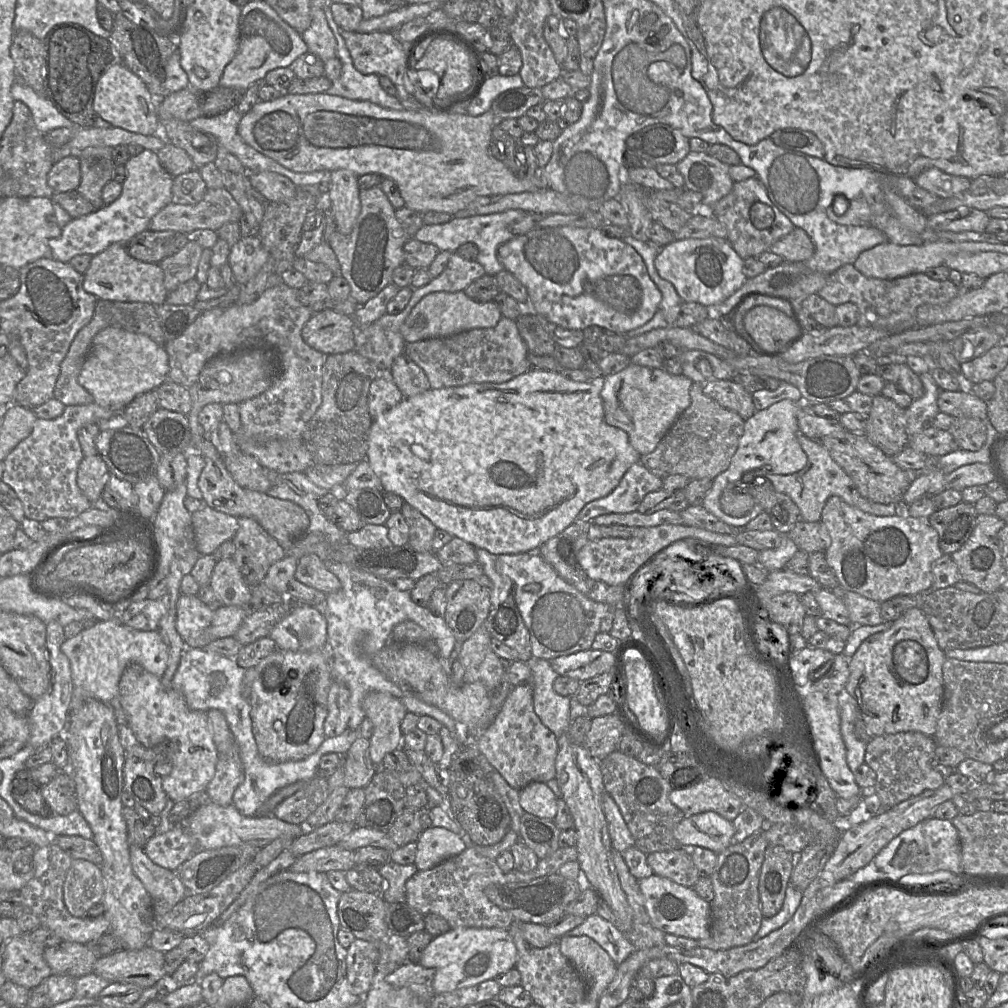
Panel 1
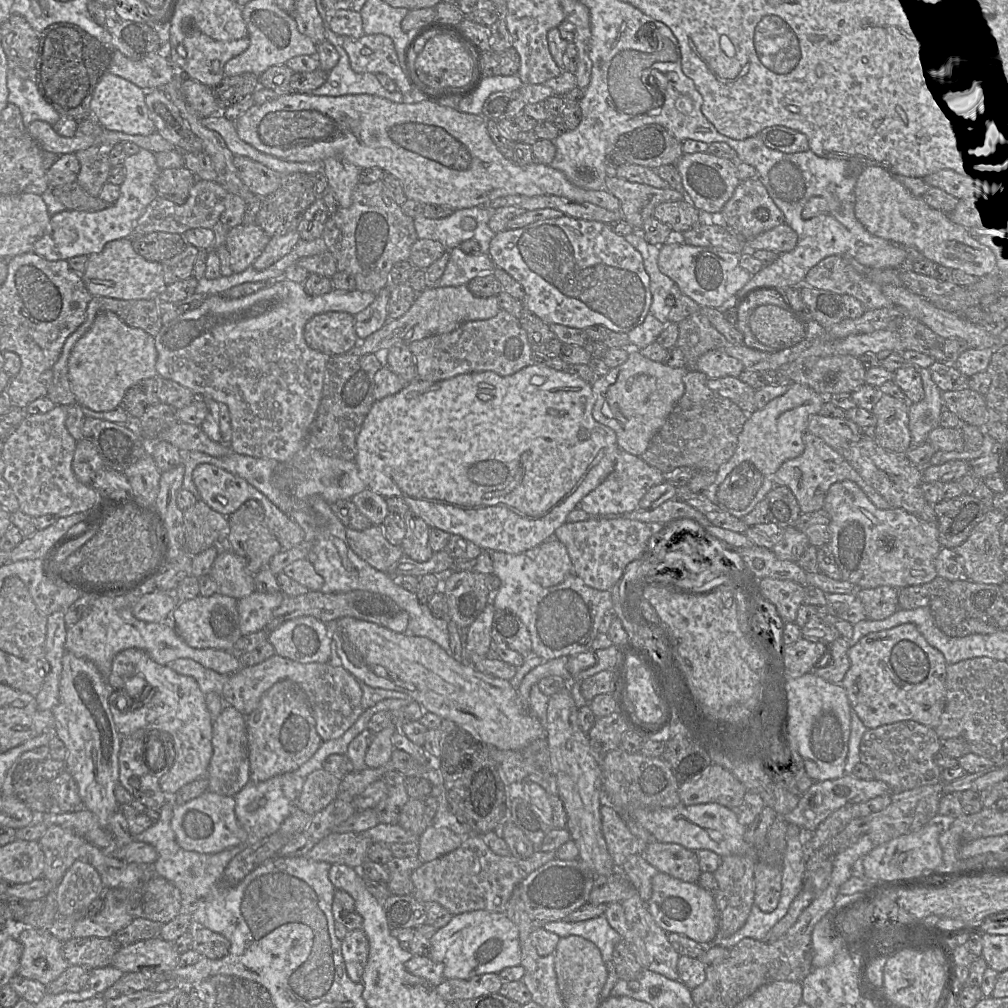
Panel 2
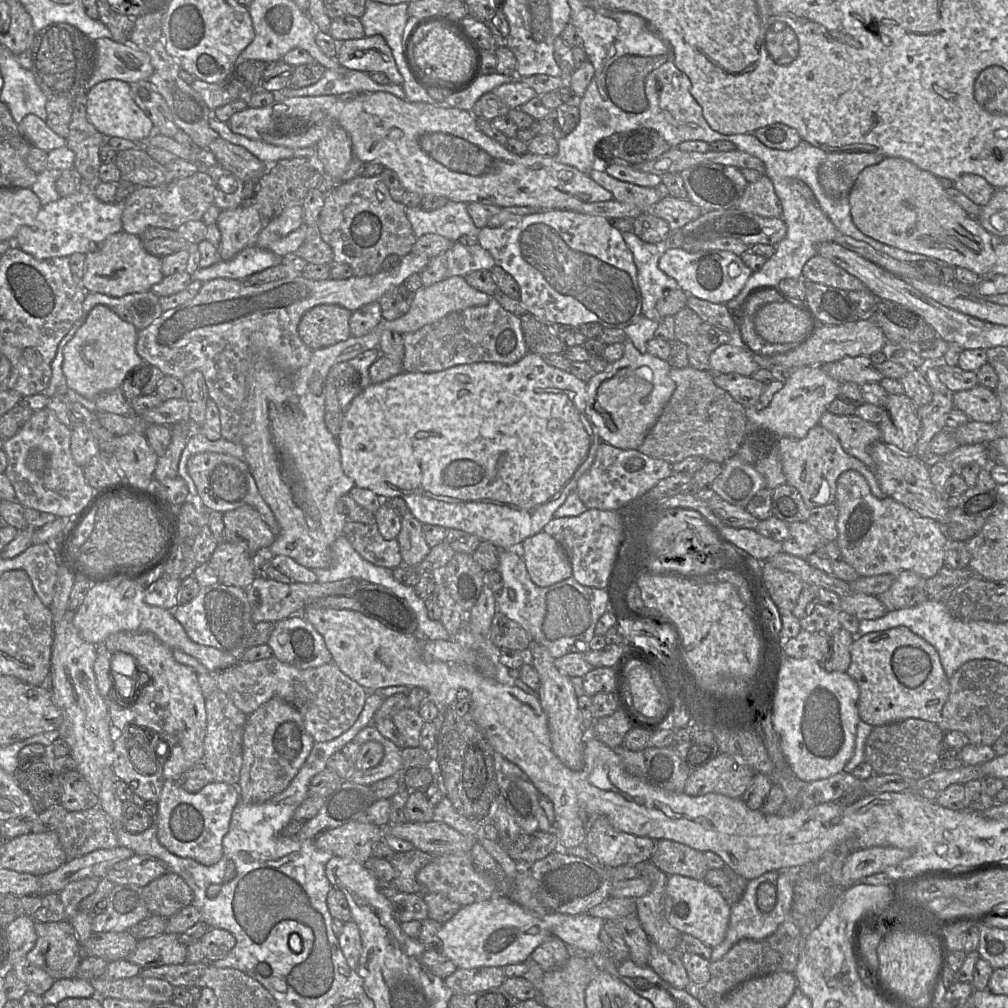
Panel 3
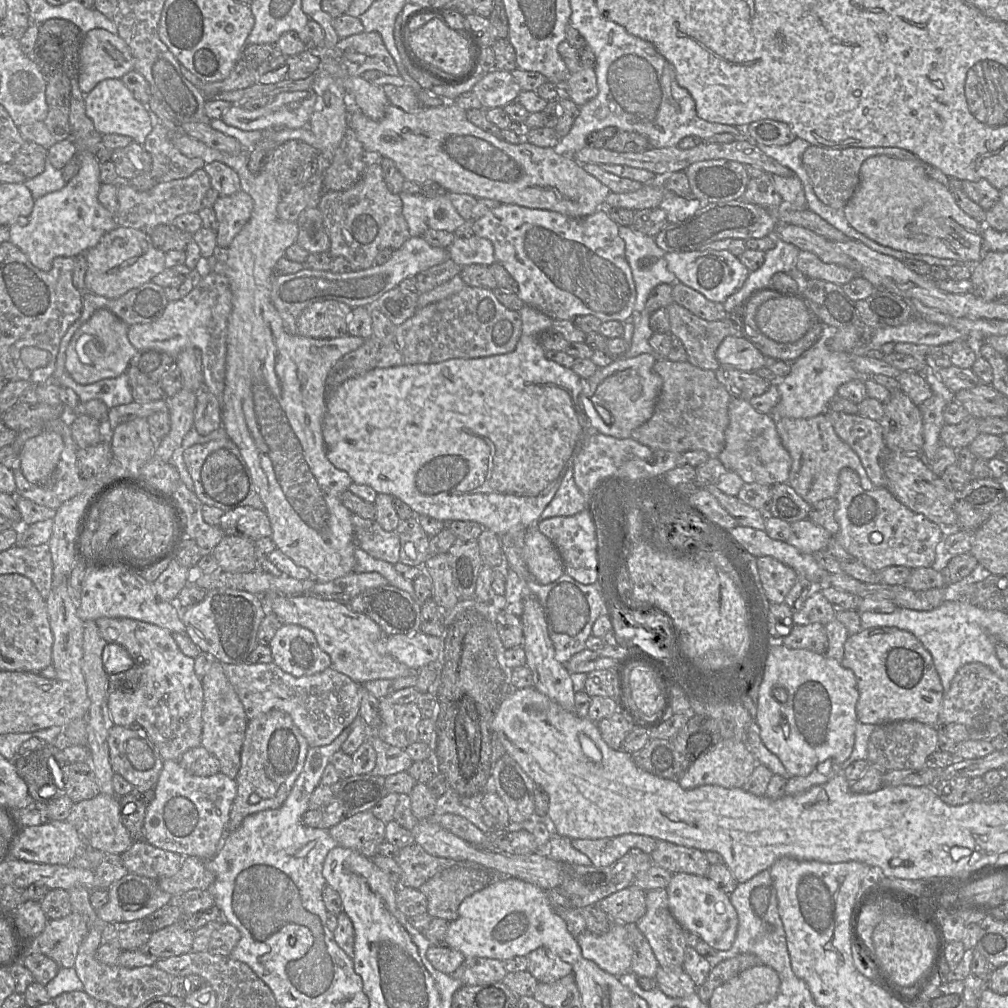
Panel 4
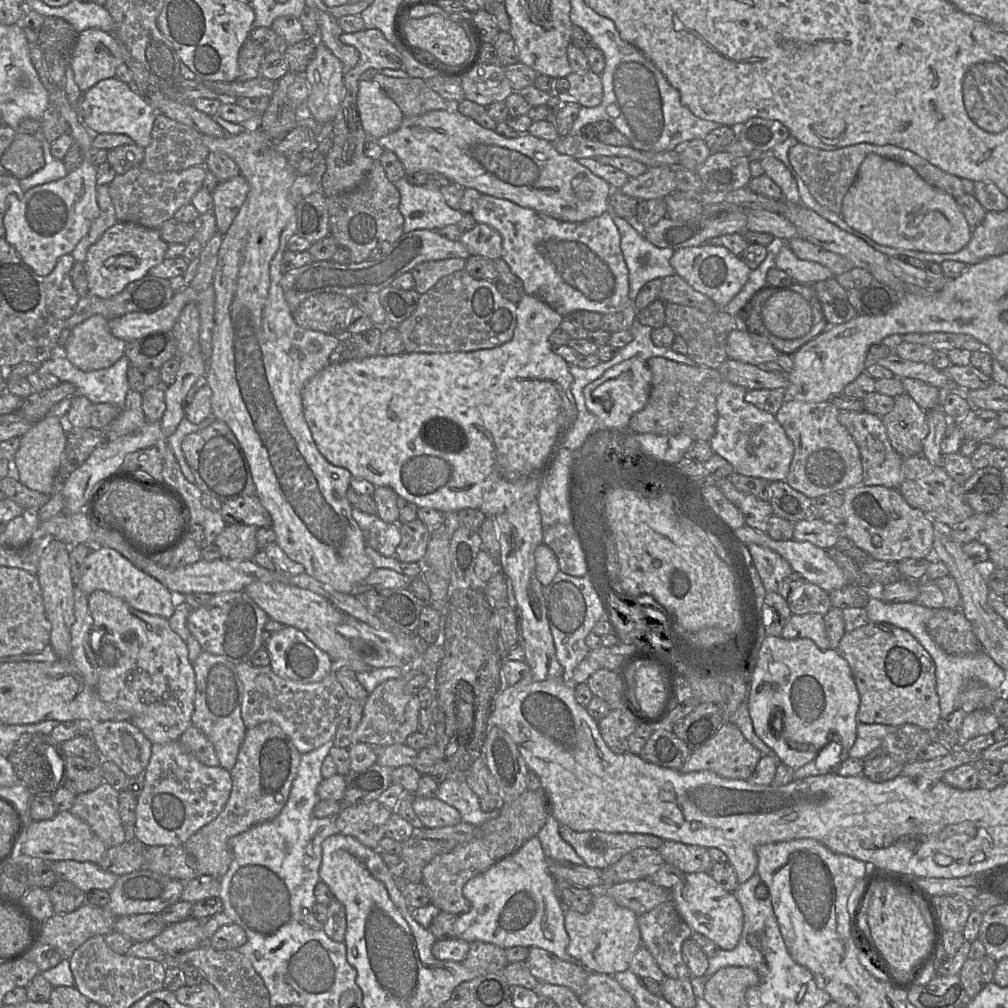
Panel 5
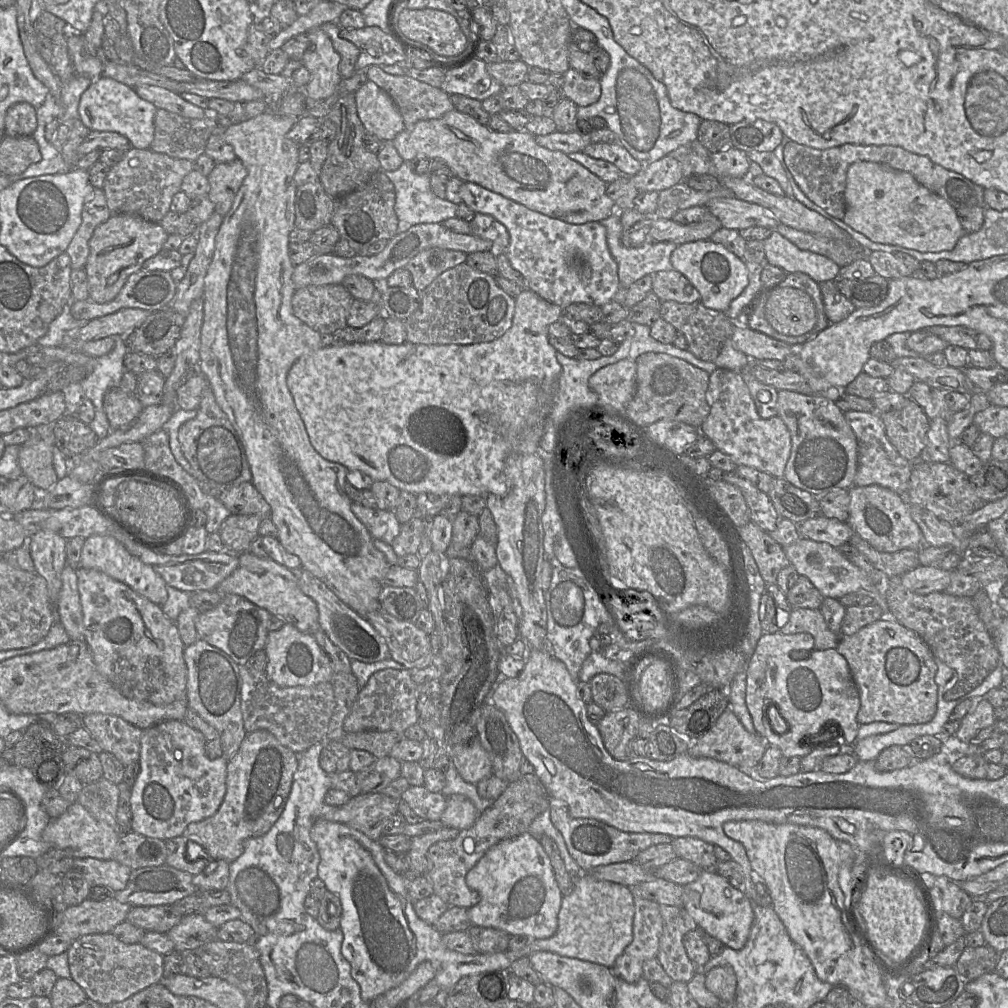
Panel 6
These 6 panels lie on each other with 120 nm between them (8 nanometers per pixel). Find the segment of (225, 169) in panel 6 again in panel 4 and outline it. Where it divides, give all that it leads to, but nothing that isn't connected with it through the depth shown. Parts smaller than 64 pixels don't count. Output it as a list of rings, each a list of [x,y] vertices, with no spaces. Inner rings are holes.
[[[240,190],[230,196],[219,196],[213,209],[217,220],[217,247],[226,251],[235,236],[249,221],[253,200],[248,193]]]

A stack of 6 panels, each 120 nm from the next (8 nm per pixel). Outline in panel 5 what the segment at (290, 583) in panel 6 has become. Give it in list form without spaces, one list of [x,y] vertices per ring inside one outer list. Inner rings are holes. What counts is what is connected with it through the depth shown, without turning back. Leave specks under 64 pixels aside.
[[[254,582],[246,586],[243,592],[264,610],[270,619],[285,627],[290,626],[301,630],[313,644],[330,656],[336,667],[347,666],[355,673],[374,669],[355,652],[350,641],[337,631],[337,627],[345,621],[347,615],[324,597],[282,582]]]

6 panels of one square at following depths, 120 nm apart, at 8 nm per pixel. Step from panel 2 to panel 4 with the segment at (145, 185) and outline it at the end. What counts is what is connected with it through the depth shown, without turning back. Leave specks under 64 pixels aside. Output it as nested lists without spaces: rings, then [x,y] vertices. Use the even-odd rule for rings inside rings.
[[[79,151],[80,169],[78,173],[55,192],[48,193],[35,200],[33,210],[26,225],[13,223],[9,226],[10,242],[16,245],[42,271],[50,271],[56,257],[84,255],[98,244],[100,239],[116,228],[115,216],[98,201],[101,185],[100,164],[95,154]]]

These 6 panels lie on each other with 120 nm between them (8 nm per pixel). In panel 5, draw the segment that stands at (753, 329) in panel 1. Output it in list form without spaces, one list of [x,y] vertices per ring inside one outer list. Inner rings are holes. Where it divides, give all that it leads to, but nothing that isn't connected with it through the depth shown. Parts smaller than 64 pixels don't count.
[[[778,289],[764,303],[762,321],[767,330],[781,339],[796,339],[809,332],[812,311],[807,301],[798,293]]]

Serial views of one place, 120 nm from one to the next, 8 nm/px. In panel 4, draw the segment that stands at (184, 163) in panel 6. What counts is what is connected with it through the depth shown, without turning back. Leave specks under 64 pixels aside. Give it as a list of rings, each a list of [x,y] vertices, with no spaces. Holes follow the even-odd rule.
[[[204,168],[196,170],[187,178],[160,183],[147,191],[135,190],[123,181],[118,181],[115,184],[118,199],[117,225],[144,232],[150,232],[158,225],[173,224],[180,215],[198,213],[202,208],[203,197],[212,188],[210,178]]]

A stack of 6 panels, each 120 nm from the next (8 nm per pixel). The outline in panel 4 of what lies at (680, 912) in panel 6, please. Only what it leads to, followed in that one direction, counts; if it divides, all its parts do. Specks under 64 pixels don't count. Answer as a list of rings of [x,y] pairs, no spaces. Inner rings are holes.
[[[666,888],[646,892],[646,912],[635,924],[649,942],[660,967],[683,968],[686,930],[669,909]]]

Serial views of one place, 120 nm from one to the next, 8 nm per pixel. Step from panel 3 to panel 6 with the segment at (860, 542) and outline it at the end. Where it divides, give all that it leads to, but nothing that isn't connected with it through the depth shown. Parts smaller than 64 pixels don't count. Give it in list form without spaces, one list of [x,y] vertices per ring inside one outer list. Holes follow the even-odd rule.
[[[879,485],[852,486],[849,489],[850,504],[847,523],[854,534],[860,536],[880,552],[897,552],[903,549],[920,550],[924,537],[918,524],[912,519],[909,504],[888,488]]]

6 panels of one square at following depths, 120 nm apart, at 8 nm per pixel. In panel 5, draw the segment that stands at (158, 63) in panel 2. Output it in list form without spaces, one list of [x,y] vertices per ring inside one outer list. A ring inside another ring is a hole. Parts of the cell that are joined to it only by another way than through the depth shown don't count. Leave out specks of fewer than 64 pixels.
[[[97,28],[78,34],[69,58],[74,80],[82,92],[101,80],[113,78],[117,67],[124,63],[120,42],[112,33]]]

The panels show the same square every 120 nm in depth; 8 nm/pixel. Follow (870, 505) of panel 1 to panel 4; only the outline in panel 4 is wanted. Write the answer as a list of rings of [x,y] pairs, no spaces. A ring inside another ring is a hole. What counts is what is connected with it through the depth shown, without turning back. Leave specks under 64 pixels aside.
[[[828,410],[812,418],[787,418],[776,417],[776,429],[781,442],[789,452],[792,465],[788,476],[788,484],[809,504],[814,504],[820,500],[835,497],[838,488],[838,476],[843,468],[853,469],[860,477],[860,484],[865,490],[875,488],[869,479],[858,455],[845,443],[835,432],[834,427],[828,417]]]

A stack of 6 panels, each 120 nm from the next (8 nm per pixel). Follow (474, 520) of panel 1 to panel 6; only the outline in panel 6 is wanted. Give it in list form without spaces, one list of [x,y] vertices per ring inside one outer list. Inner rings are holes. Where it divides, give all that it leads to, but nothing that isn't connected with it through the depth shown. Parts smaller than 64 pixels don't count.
[[[524,289],[515,298],[512,326],[501,337],[484,343],[470,345],[425,345],[405,342],[388,345],[381,341],[351,343],[346,345],[325,344],[320,349],[302,356],[289,370],[287,386],[295,406],[304,422],[309,440],[314,449],[325,459],[344,465],[348,470],[359,470],[374,481],[387,481],[400,491],[414,495],[481,495],[486,498],[491,480],[501,474],[507,457],[514,453],[536,453],[543,434],[546,417],[554,403],[557,381],[562,366],[557,360],[557,350],[549,342],[549,326],[560,320],[563,308],[553,304],[530,289]]]

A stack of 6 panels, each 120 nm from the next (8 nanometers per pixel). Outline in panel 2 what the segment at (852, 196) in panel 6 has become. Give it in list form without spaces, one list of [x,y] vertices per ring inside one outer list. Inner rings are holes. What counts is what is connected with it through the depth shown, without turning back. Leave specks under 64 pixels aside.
[[[866,166],[854,189],[855,216],[873,236],[916,249],[927,260],[977,277],[1005,273],[1002,254],[977,233],[953,222],[949,215],[911,194],[898,177],[880,166]]]

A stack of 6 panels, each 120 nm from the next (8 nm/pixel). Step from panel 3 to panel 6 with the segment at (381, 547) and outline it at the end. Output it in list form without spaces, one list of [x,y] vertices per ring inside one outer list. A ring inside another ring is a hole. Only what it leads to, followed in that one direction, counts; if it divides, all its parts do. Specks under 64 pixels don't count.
[[[351,503],[354,515],[363,523],[374,540],[380,540],[391,545],[401,530],[394,511],[379,508],[367,508],[361,504]]]

